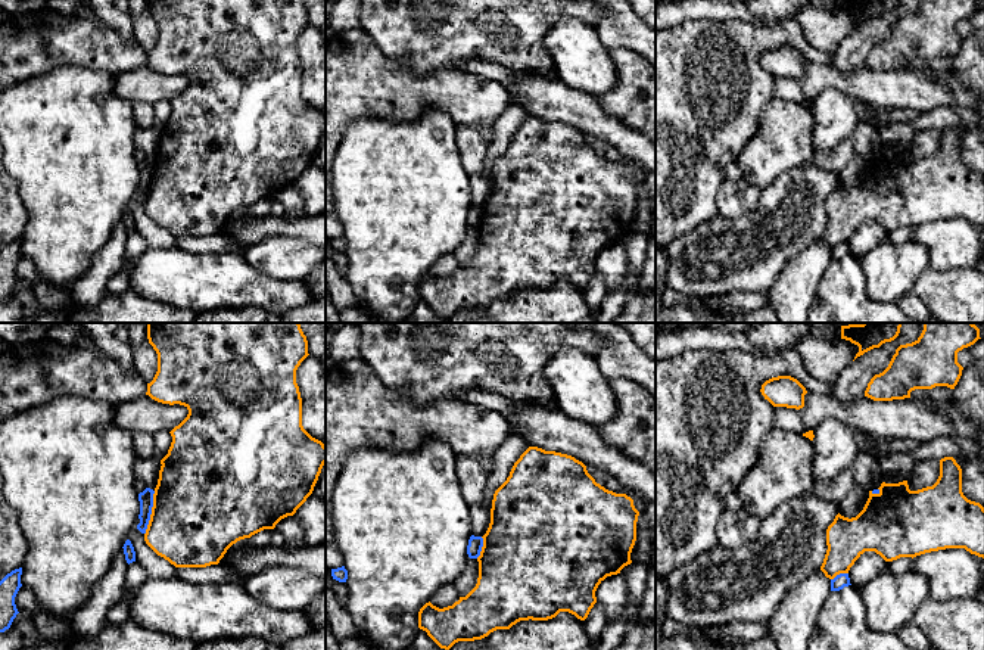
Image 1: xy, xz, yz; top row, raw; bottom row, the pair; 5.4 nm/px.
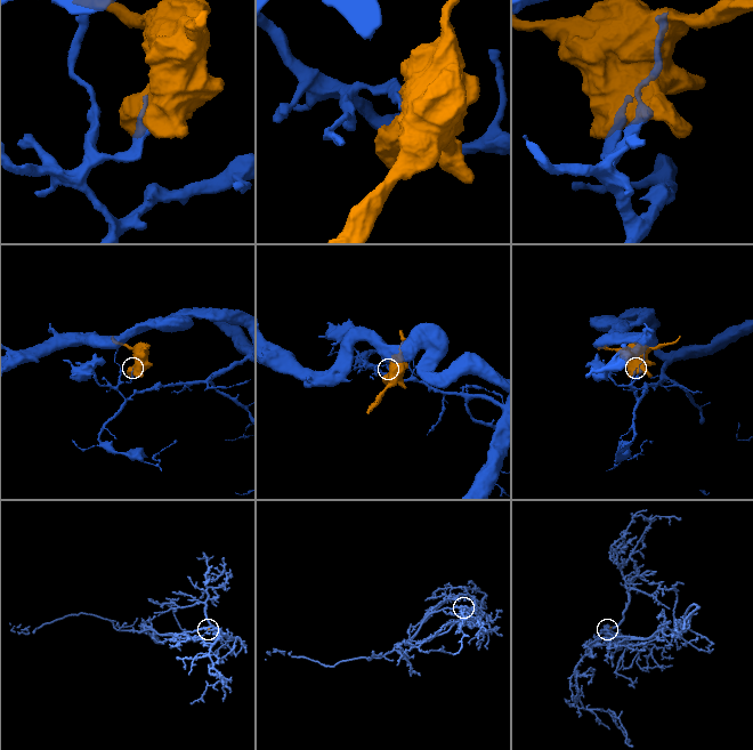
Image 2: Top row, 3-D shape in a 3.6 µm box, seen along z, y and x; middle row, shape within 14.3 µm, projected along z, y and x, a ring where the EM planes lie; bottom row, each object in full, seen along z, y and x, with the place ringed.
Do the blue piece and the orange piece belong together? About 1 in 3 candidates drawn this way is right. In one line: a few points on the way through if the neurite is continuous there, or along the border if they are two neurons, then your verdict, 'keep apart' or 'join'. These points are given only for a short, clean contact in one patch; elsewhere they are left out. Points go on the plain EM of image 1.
keep apart

